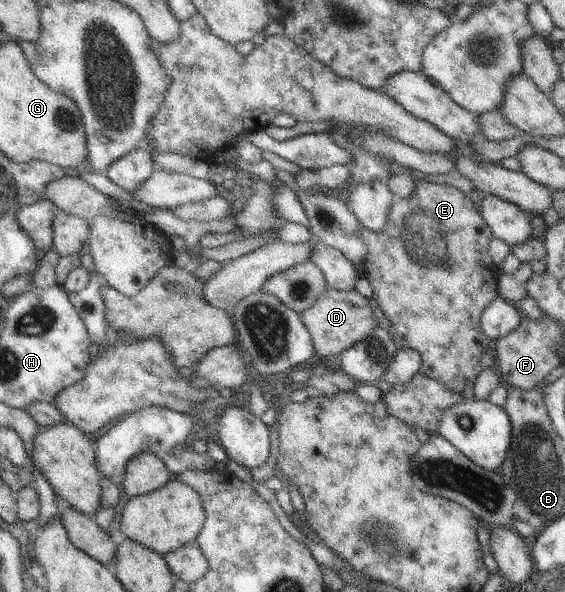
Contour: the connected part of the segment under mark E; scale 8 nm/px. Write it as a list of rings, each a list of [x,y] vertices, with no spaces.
[[[426,181],[415,184],[411,198],[394,201],[388,221],[385,230],[372,231],[361,228],[360,234],[362,241],[367,245],[367,258],[364,266],[362,266],[364,278],[370,282],[373,289],[373,298],[377,301],[379,308],[390,322],[391,327],[387,332],[390,334],[397,350],[411,347],[420,354],[422,367],[419,372],[423,376],[436,380],[439,384],[446,386],[451,392],[470,394],[477,377],[484,370],[480,365],[482,354],[486,352],[492,353],[493,349],[492,340],[481,330],[481,315],[488,307],[488,304],[496,298],[497,284],[499,283],[500,272],[492,263],[489,254],[489,243],[493,238],[492,232],[470,198],[466,198],[463,193],[452,186],[432,184]]]

